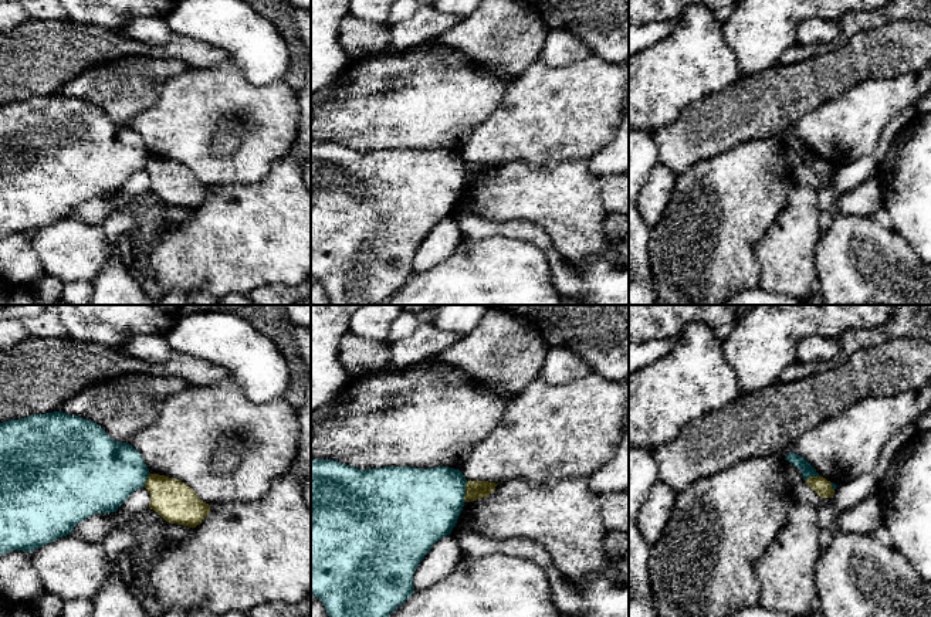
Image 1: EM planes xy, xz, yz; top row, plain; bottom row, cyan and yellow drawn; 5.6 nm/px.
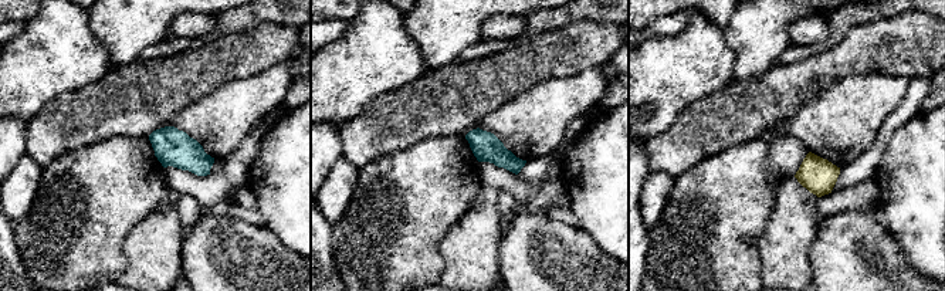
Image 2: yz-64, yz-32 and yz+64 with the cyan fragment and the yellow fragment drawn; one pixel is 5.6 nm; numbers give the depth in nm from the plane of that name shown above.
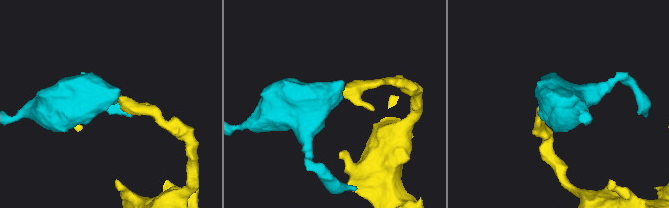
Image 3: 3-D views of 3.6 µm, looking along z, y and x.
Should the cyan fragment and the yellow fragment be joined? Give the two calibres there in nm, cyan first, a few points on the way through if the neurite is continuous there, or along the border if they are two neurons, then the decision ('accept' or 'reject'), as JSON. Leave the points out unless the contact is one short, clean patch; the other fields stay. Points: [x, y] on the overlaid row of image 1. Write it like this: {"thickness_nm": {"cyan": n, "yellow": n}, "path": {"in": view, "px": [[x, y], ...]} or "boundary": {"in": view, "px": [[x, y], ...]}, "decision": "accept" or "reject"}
{"thickness_nm": {"cyan": 420, "yellow": 110}, "boundary": {"in": "xz", "px": [[467, 481], [464, 501]]}, "decision": "reject"}

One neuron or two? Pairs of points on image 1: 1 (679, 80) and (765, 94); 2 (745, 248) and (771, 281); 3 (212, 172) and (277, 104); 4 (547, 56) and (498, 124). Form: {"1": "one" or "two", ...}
{"1": "two", "2": "two", "3": "one", "4": "two"}

